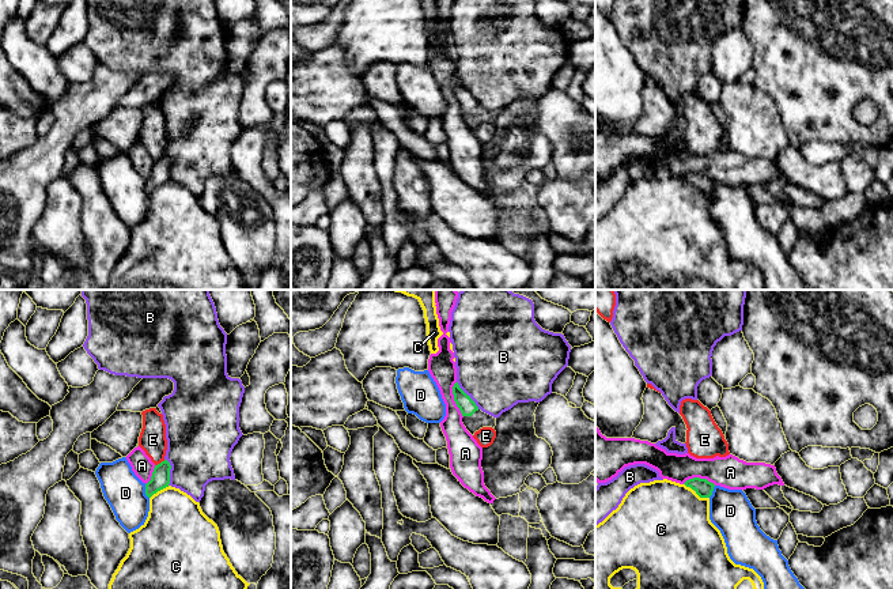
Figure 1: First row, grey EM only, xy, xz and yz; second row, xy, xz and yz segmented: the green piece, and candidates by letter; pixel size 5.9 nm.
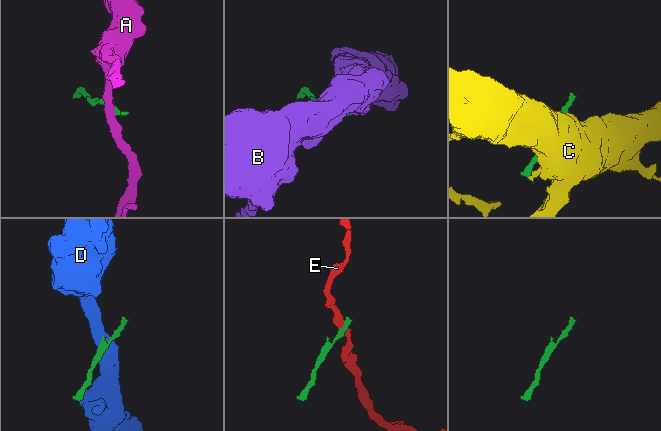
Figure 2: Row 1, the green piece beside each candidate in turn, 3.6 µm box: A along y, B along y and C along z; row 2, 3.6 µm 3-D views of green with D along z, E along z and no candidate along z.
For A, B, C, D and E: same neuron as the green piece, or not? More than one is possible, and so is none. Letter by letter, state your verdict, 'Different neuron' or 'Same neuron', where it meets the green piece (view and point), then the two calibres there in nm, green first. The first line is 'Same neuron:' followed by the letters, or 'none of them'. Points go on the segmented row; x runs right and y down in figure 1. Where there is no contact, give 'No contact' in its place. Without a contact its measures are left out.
Same neuron: none of them
A: Different neuron. Touches green at xz (454, 399). Thickness 100 nm (green) against 160 nm
B: Different neuron. Touches green at xz (466, 395). Thickness 100 nm (green) against 480 nm
C: Different neuron. Touches green at xy (159, 490). Thickness 110 nm (green) against 360 nm
D: Different neuron. Touches green at xy (146, 491). Thickness 110 nm (green) against 240 nm
E: Different neuron. Touches green at xy (161, 463). Thickness 110 nm (green) against 160 nm

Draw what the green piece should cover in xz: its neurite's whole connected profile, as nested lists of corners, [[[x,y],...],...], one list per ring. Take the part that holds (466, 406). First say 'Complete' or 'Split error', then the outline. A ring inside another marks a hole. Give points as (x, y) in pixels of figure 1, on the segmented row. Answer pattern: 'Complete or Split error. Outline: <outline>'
Split error. Outline: [[[458,382],[453,386],[454,401],[462,414],[462,423],[466,430],[474,435],[483,427],[496,426],[496,418],[483,412],[476,403],[468,396],[458,385]]]

